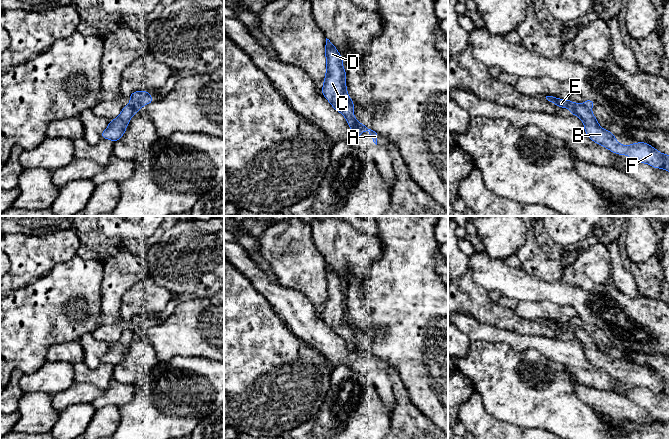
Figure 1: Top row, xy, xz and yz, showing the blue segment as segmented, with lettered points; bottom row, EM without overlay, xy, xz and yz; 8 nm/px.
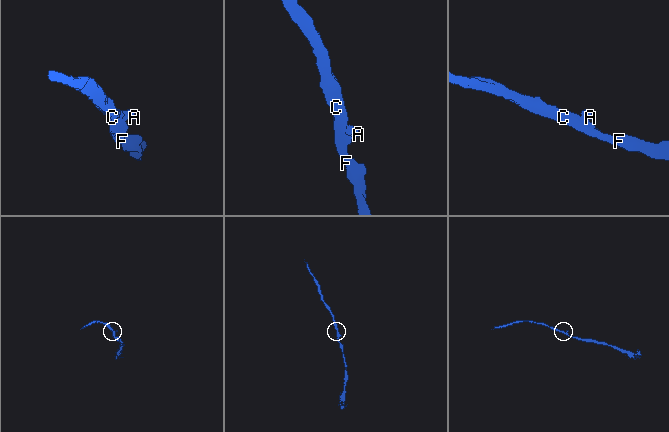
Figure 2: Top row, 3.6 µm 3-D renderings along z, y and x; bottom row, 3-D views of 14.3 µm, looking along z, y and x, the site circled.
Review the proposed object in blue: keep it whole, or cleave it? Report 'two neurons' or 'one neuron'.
two neurons

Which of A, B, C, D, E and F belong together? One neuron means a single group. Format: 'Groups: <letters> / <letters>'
Groups: A / B C D E F

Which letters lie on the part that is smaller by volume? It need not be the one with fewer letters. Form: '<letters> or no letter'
A

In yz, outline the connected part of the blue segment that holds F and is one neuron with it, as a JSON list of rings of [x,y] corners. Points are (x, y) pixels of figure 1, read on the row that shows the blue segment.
[[[546,96],[546,99],[560,108],[568,107],[571,114],[578,116],[583,121],[586,135],[595,143],[606,147],[615,154],[628,155],[634,162],[647,163],[654,168],[665,169],[669,172],[669,155],[660,153],[644,142],[628,146],[621,145],[616,141],[614,134],[599,126],[592,111],[583,104],[573,103],[569,99],[562,100],[553,96]]]

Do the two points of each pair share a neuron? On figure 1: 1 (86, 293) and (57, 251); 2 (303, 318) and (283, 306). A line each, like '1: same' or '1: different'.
1: different
2: same

